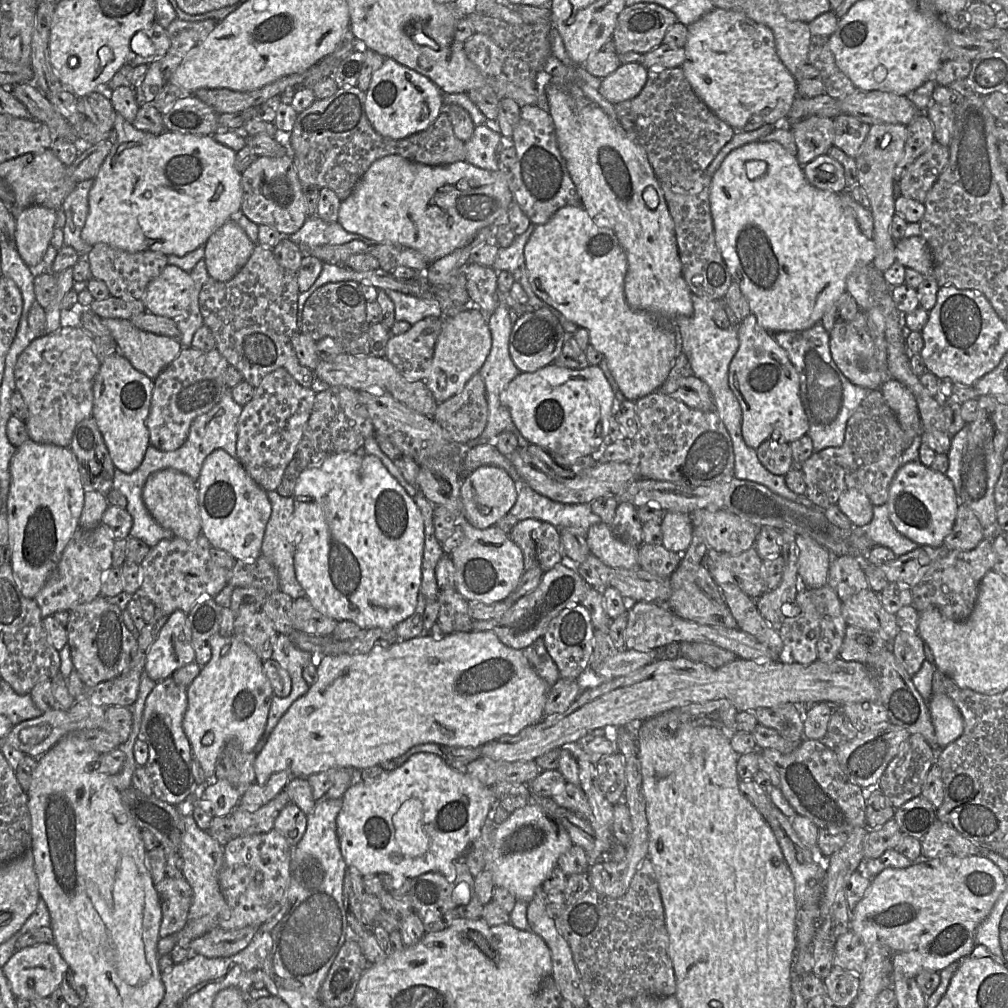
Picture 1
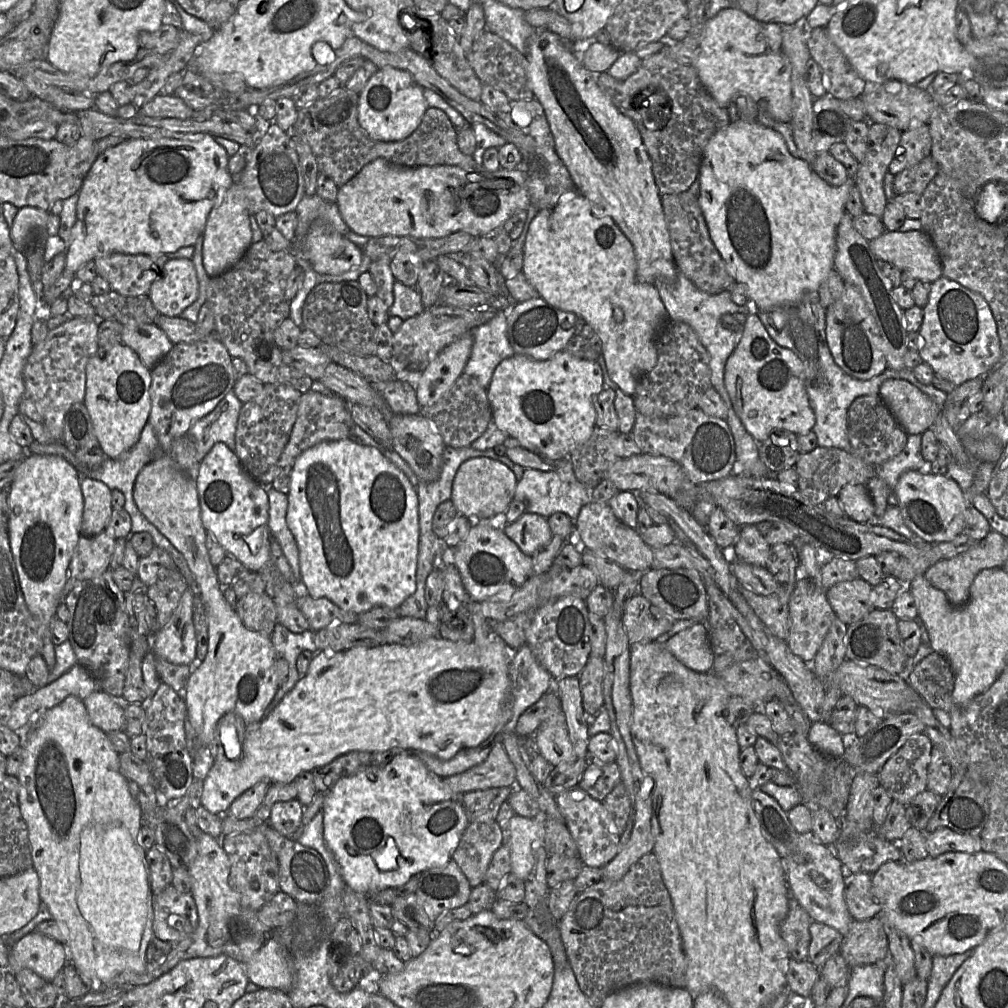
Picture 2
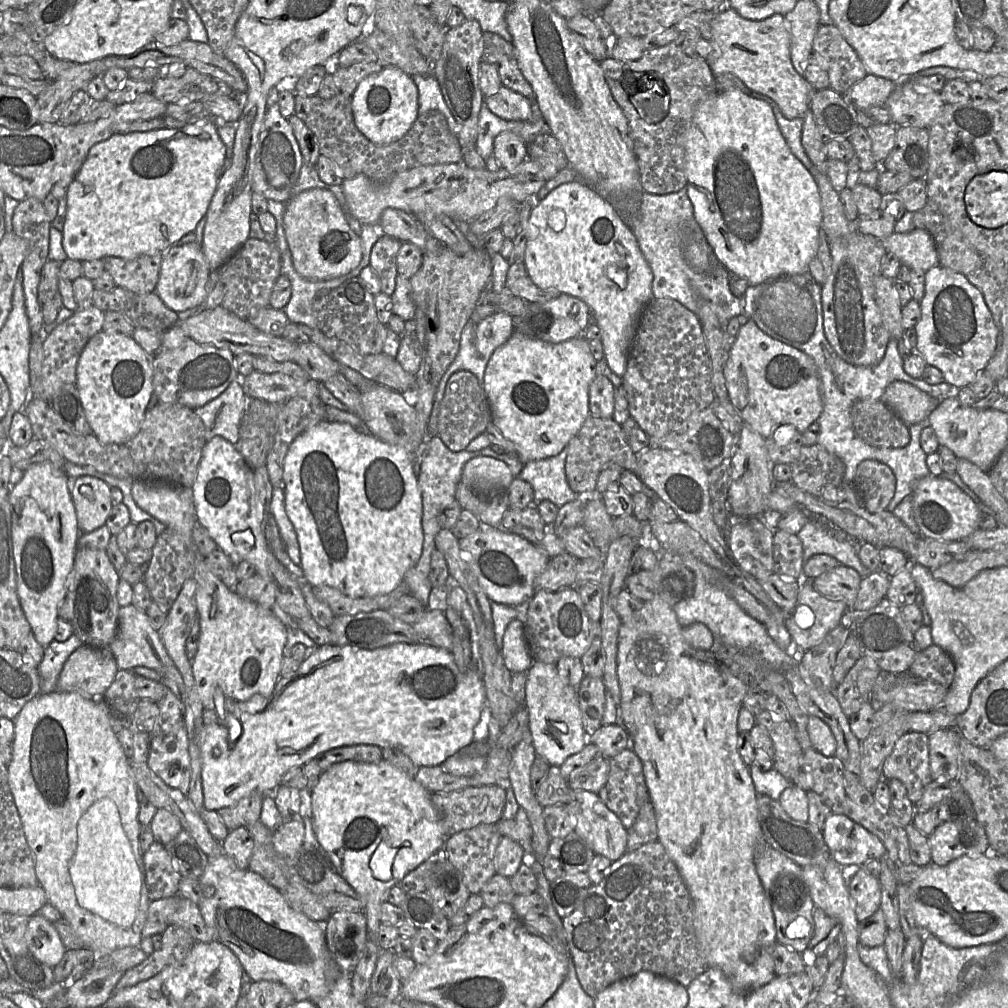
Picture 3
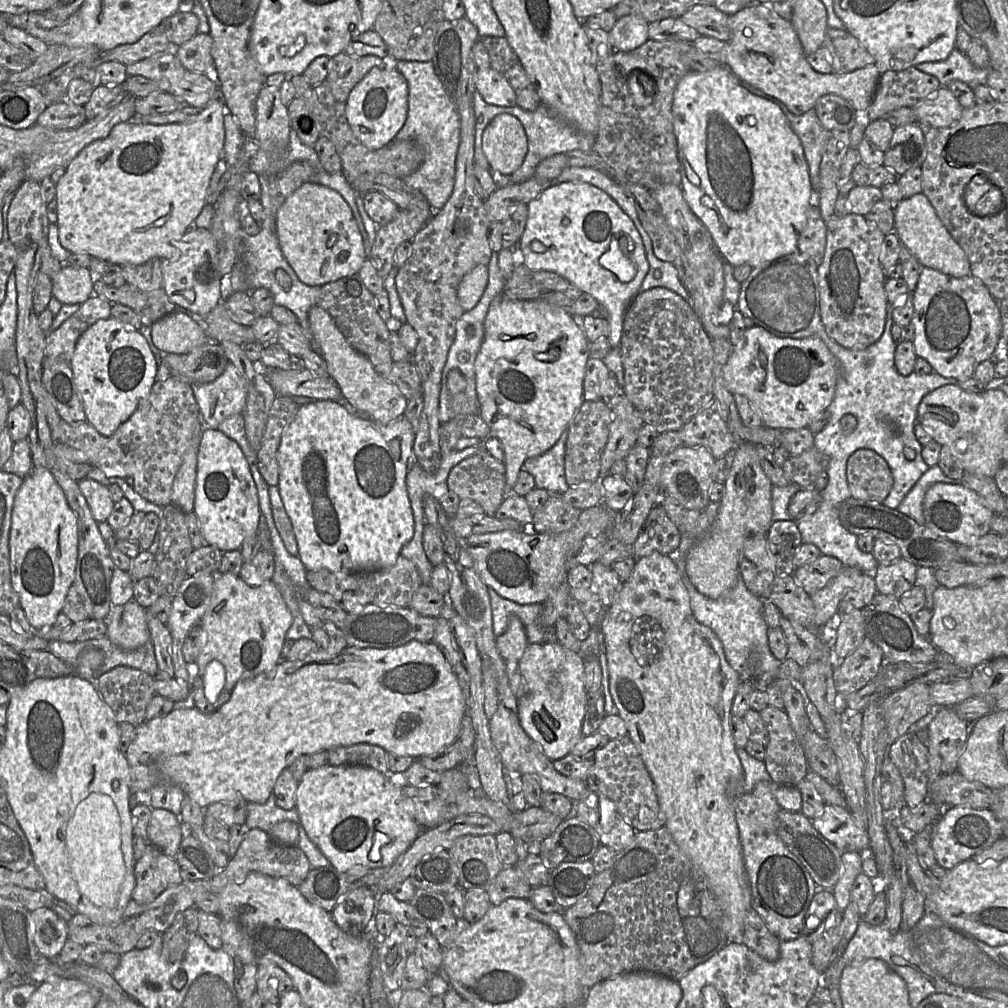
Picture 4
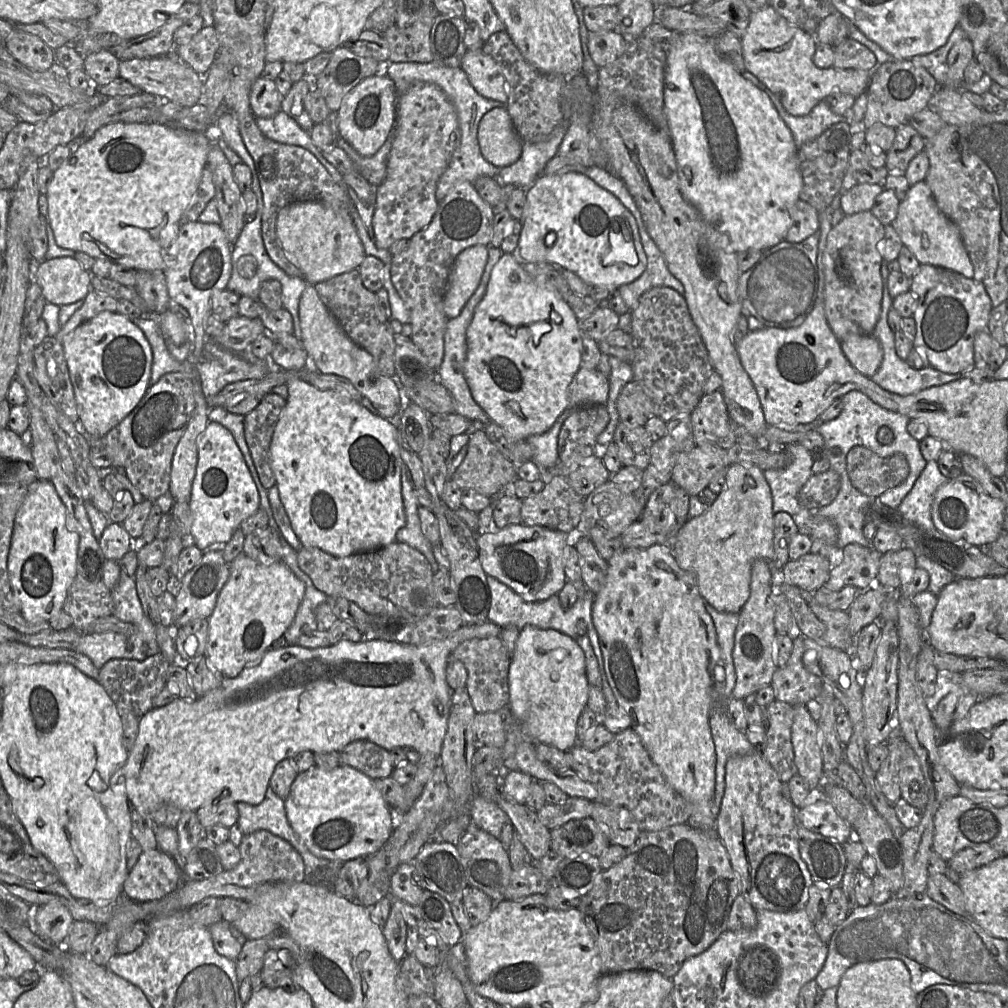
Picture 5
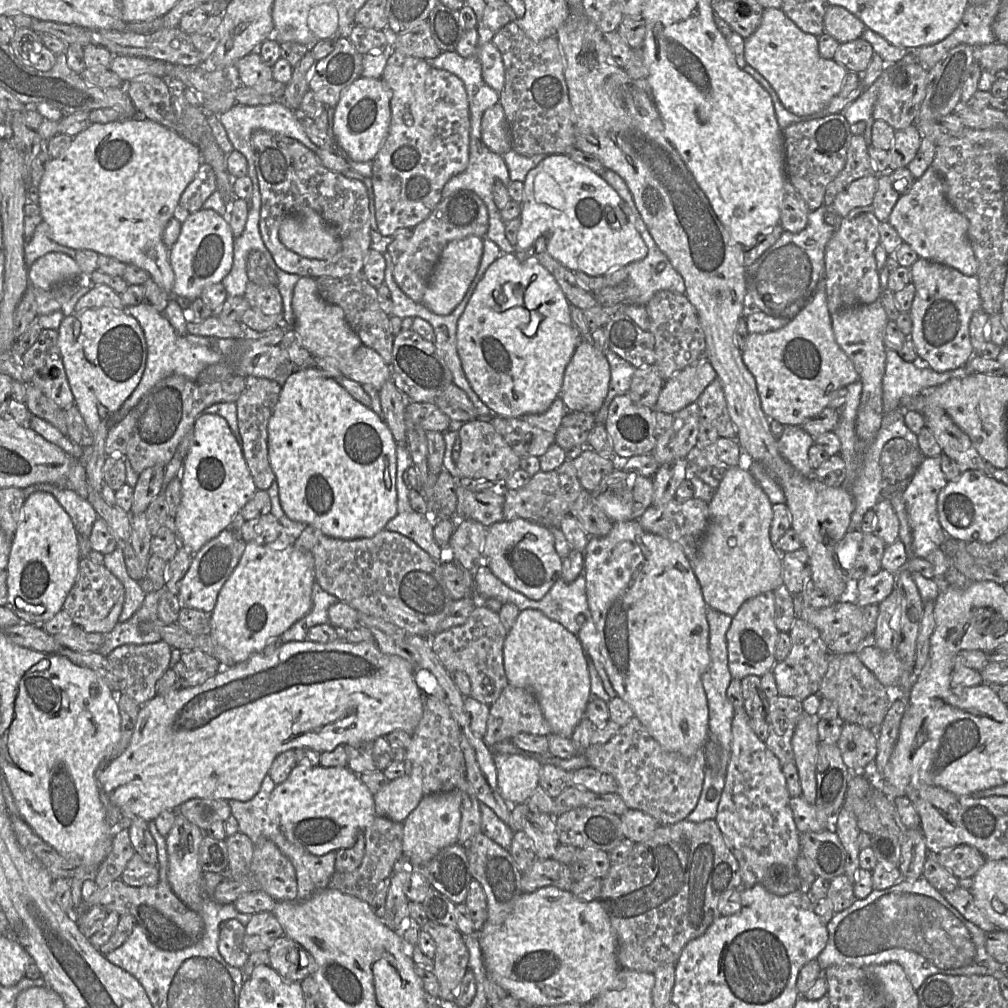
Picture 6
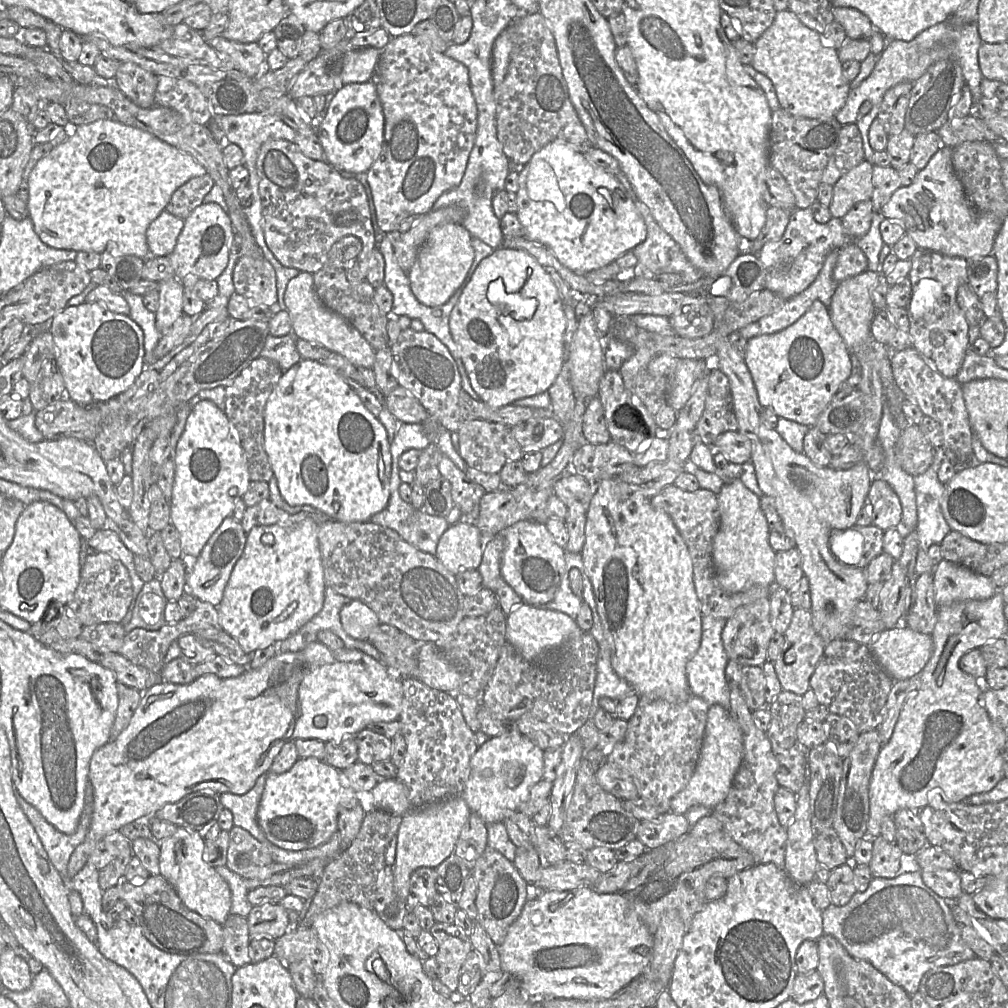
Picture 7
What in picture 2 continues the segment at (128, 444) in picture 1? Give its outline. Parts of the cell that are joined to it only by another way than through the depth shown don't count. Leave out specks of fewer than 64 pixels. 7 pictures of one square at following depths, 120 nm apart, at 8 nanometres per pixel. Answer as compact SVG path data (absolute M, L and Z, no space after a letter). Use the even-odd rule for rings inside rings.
M115 345L107 353L98 351L86 365L84 405L103 452L117 459L138 441L151 411L151 370L130 347Z

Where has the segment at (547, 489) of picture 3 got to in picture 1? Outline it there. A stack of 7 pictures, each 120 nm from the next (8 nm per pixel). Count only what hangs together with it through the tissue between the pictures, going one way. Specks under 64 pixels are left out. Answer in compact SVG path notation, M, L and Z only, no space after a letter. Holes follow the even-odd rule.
M525 481L516 484L518 494L509 513L519 521L537 519L548 522L558 529L575 529L584 537L592 525L602 522L600 517L593 513L589 503L557 502L539 494Z

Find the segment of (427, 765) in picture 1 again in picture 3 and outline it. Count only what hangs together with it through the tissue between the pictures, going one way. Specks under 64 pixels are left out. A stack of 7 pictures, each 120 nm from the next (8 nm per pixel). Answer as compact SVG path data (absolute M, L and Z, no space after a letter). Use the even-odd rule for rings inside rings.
M383 759L378 763L365 763L349 760L333 764L330 768L320 774L317 784L309 792L313 829L316 838L321 847L328 853L330 861L332 862L336 872L343 879L345 879L345 881L347 881L359 895L364 898L365 916L367 923L367 940L373 940L377 944L378 931L381 924L381 905L387 901L391 888L394 885L399 884L408 872L415 869L422 862L428 860L435 853L443 851L444 844L447 840L447 836L443 829L443 820L436 808L433 806L430 799L430 794L430 792L424 789L414 779L410 778L406 773Z

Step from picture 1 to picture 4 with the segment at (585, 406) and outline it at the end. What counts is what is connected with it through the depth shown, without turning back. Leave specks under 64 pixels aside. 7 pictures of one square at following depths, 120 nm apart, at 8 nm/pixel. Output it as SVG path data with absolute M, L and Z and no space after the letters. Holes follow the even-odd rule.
M504 293L492 300L485 317L483 341L474 363L475 384L479 415L503 445L506 495L512 494L524 462L552 448L580 409L584 401L583 383L589 357L589 341L581 322L562 308L541 299L513 300Z

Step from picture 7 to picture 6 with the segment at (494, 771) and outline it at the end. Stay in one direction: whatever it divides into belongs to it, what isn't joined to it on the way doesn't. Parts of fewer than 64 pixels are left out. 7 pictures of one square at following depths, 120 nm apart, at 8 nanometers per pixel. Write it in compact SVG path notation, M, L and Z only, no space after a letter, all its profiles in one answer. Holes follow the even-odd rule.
M494 754L498 790L511 805L526 803L539 786L541 763L520 754Z

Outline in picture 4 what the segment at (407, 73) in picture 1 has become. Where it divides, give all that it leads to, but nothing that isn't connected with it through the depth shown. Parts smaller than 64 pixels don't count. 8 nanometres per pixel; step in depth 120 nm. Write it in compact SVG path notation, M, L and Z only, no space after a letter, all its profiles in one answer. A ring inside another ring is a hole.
M387 64L387 67L383 69L373 67L351 90L345 102L347 121L355 137L371 150L380 149L393 141L407 119L408 96L409 90L407 80L397 70L395 64Z

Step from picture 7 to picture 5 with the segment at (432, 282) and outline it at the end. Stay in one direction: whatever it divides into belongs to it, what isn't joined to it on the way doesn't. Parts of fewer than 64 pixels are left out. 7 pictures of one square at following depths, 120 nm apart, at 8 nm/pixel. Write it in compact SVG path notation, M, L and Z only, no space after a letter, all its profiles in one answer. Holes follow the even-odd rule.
M470 246L461 251L452 265L443 310L449 319L457 317L480 284L488 261L488 247Z

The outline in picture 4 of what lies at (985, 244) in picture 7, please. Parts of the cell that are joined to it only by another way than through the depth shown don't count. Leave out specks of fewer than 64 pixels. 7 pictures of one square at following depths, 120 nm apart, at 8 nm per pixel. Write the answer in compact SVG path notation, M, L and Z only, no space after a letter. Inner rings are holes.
M923 192L900 201L894 210L894 232L901 244L923 267L930 267L957 278L971 275L968 256L946 229Z

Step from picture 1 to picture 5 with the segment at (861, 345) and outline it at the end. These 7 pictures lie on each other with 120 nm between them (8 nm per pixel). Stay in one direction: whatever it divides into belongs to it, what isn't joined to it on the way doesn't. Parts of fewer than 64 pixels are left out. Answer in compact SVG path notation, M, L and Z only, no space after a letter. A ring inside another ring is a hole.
M871 211L846 215L828 233L826 248L823 255L824 268L824 310L827 323L835 337L841 341L849 334L867 335L873 331L881 315L883 296L883 280L881 277L882 240L884 226Z

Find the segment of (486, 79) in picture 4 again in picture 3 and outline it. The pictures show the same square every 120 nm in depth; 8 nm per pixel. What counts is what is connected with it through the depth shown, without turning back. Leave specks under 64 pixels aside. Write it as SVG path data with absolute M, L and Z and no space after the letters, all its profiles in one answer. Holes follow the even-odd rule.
M504 85L494 95L485 97L484 102L492 113L507 121L537 122L543 118L535 99L527 99Z

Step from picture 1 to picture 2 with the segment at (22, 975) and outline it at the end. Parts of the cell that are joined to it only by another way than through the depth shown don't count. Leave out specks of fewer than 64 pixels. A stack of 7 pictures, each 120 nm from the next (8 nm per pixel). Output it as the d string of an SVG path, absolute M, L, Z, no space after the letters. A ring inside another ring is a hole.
M32 931L25 935L9 949L9 970L13 974L30 969L46 981L52 982L55 976L63 970L68 963L68 951L66 946L41 933Z

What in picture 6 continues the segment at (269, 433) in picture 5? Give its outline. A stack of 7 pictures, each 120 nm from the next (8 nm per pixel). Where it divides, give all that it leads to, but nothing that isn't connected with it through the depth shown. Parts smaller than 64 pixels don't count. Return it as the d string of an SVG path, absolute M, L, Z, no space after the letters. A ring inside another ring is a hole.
M255 376L245 377L245 388L235 402L242 450L255 486L268 490L275 481L269 459L268 425L281 395L282 387L275 381Z

